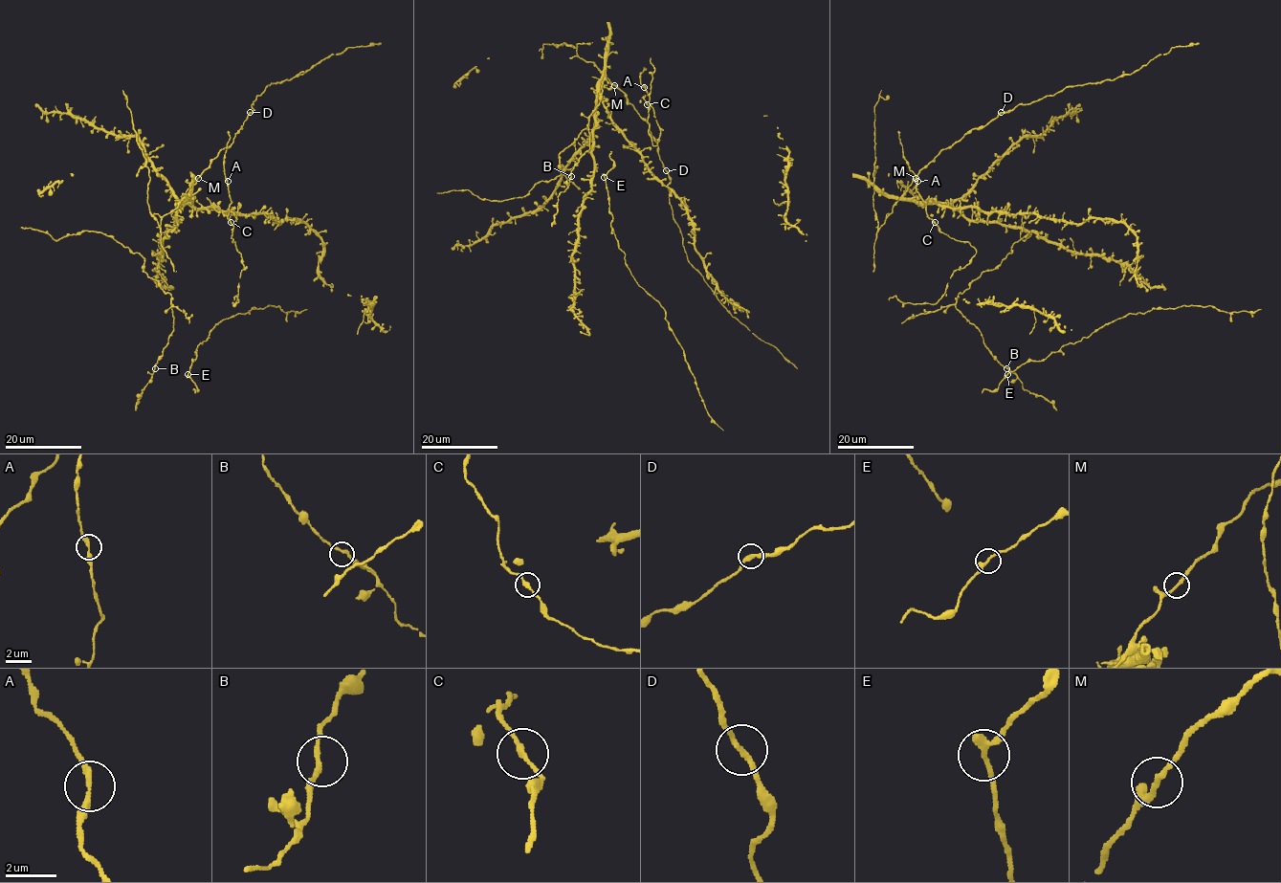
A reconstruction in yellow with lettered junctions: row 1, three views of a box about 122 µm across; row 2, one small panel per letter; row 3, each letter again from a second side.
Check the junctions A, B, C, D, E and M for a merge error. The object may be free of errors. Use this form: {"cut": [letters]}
{"cut": []}

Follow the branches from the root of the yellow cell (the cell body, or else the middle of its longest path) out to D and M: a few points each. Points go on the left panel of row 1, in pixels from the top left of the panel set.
D: (177, 222), (176, 212), (186, 192), (218, 153), (233, 142), (250, 112)
M: (177, 222), (179, 204), (198, 178)

